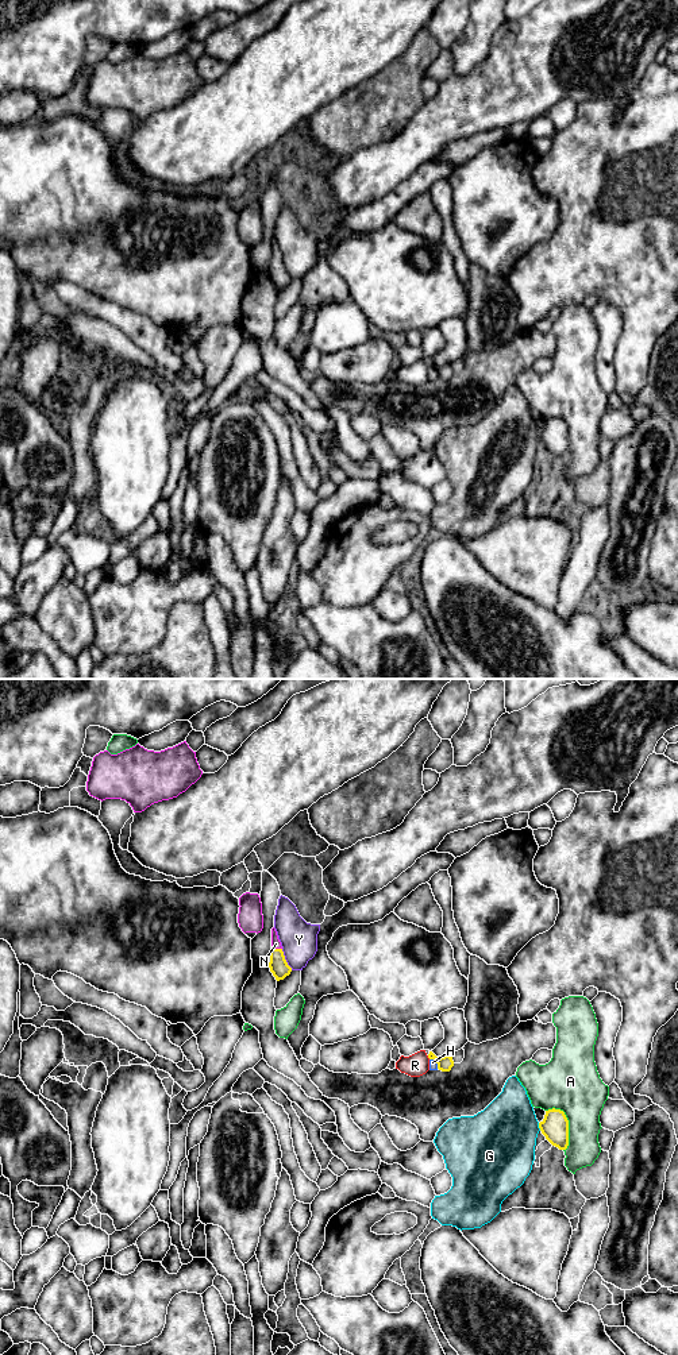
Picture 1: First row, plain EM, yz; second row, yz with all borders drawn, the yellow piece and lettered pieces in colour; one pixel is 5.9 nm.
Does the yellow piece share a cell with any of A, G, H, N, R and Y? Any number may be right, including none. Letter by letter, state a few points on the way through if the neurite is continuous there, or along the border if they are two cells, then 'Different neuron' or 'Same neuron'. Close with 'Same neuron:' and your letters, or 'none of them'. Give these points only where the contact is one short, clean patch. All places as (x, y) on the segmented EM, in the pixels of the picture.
A: Different neuron
G: Different neuron
H: Boundary: yz (430, 1058), (435, 1061), (438, 1068). Different neuron
N: Path across: yz (278, 966), (277, 949), (276, 944). Same neuron
R: Different neuron
Y: Boundary: yz (281, 949), (287, 964), (292, 969). Different neuron
Same neuron: N

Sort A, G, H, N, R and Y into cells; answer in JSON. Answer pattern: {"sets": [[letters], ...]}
{"sets": [["A"], ["G"], ["H"], ["N"], ["R"], ["Y"]]}

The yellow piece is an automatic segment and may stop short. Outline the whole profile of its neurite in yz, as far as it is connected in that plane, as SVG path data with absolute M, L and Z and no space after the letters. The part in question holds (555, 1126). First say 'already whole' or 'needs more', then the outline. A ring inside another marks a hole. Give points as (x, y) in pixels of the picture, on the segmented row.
already whole; M548 1109L544 1119L539 1123L539 1128L546 1139L559 1150L566 1150L569 1146L569 1120L563 1111Z

